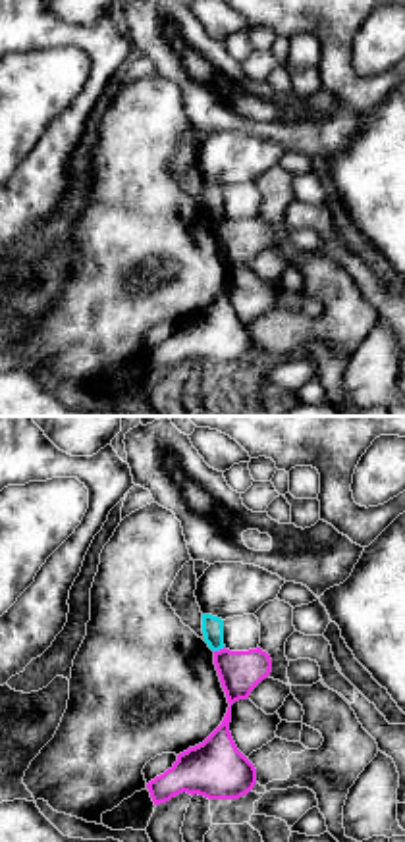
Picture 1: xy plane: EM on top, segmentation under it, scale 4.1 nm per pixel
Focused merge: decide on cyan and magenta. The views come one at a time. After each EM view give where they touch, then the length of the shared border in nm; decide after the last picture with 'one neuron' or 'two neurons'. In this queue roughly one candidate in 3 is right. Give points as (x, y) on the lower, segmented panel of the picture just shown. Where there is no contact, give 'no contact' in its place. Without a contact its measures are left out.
(218, 650) | 50 nm

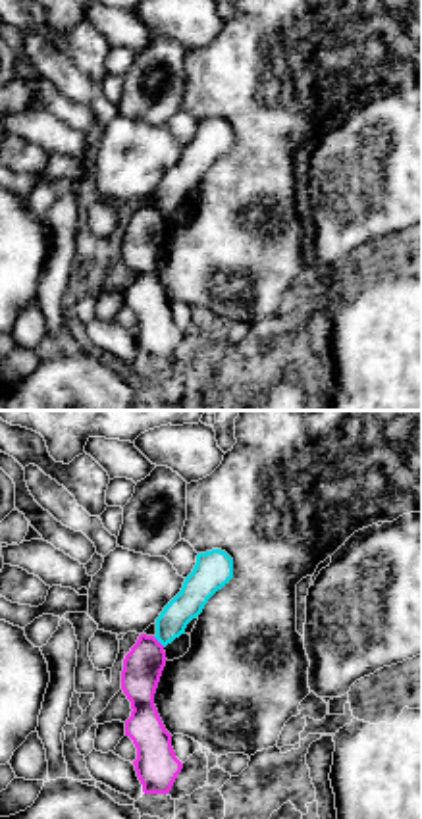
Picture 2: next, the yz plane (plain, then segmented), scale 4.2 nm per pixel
(158, 640) | 70 nm

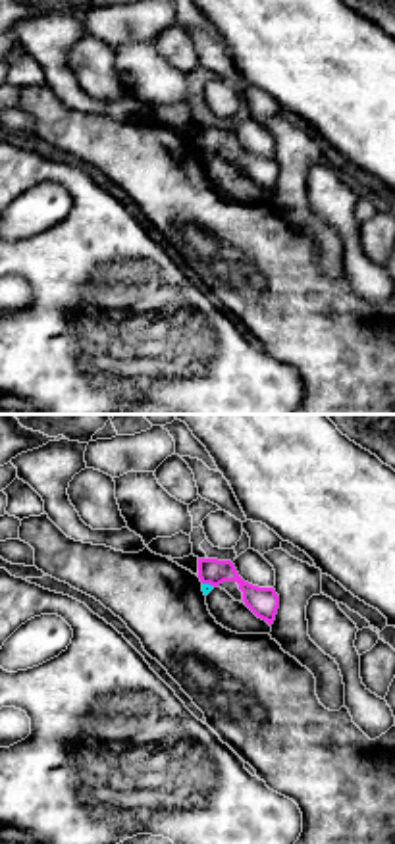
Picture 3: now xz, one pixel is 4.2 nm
(209, 584) | 60 nm

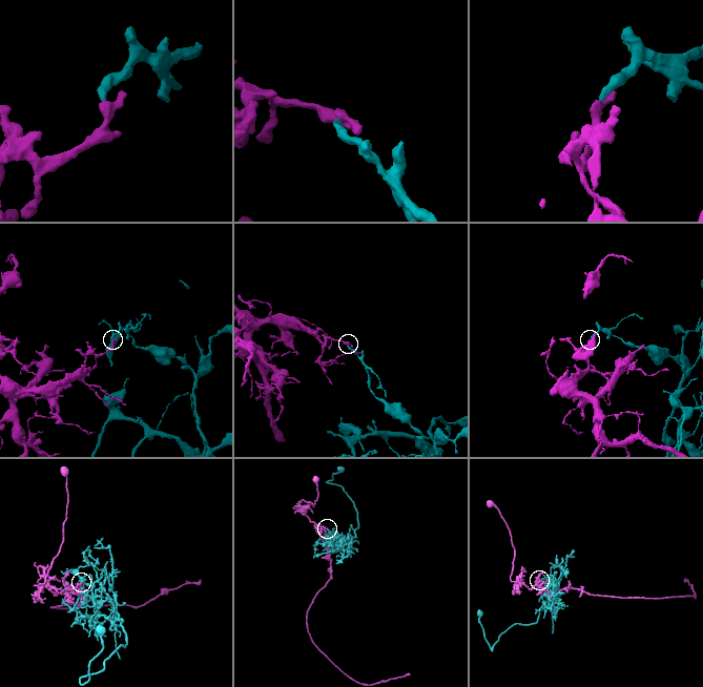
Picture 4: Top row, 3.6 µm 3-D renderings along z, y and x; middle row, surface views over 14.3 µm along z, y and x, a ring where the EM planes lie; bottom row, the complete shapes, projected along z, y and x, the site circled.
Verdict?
two neurons

